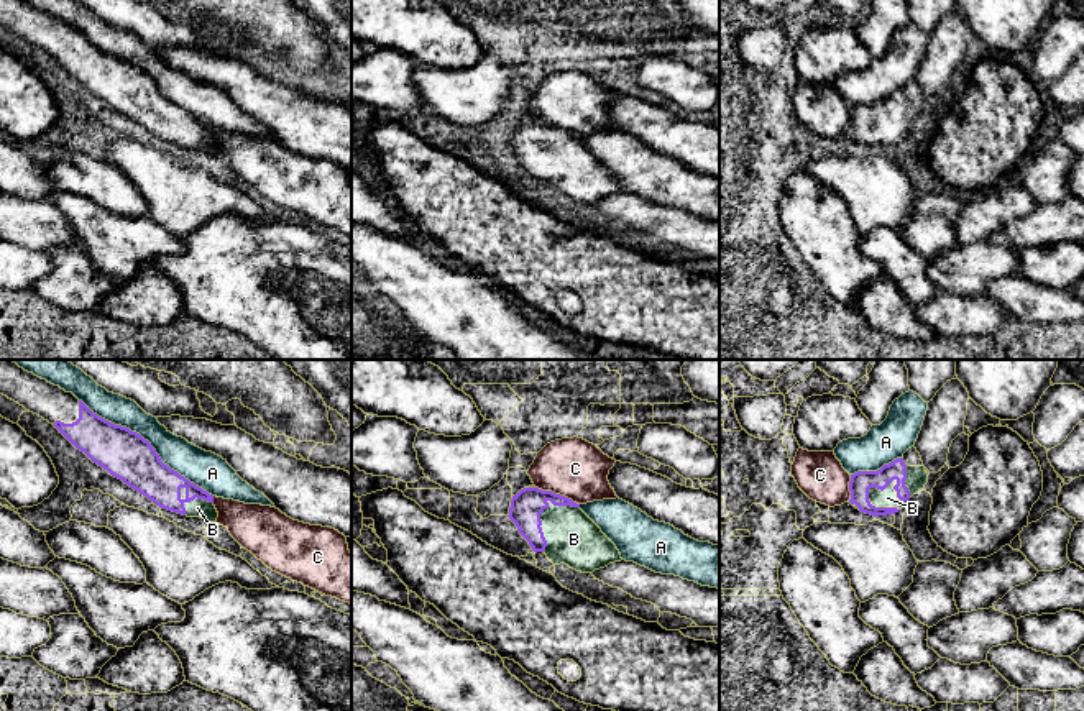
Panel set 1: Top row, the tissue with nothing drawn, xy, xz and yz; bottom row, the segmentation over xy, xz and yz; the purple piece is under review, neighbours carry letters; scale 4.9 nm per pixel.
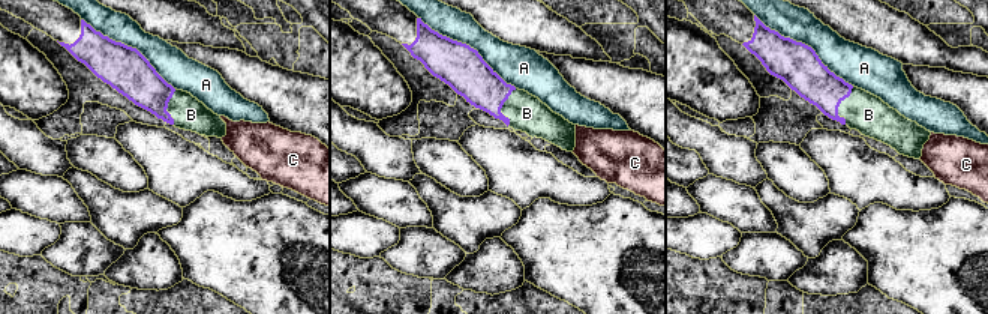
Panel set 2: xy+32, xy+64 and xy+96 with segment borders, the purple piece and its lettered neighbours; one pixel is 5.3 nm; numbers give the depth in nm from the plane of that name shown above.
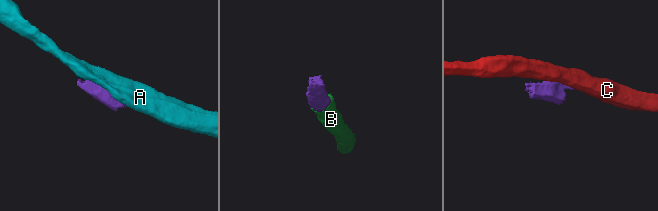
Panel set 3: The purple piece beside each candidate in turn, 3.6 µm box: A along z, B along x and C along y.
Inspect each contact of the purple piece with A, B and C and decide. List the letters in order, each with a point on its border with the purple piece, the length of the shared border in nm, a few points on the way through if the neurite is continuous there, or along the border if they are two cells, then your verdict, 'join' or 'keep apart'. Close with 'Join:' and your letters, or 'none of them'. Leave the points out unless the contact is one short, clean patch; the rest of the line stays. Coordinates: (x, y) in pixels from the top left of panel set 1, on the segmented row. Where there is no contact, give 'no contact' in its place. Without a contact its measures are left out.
A: xy (148, 442) | 800 nm | keep apart
B: yz (894, 478) | 200 nm | across yz (861, 481), (894, 478), (887, 490), (887, 498) | join
C: xz (557, 495) | 240 nm | keep apart
Join: B

